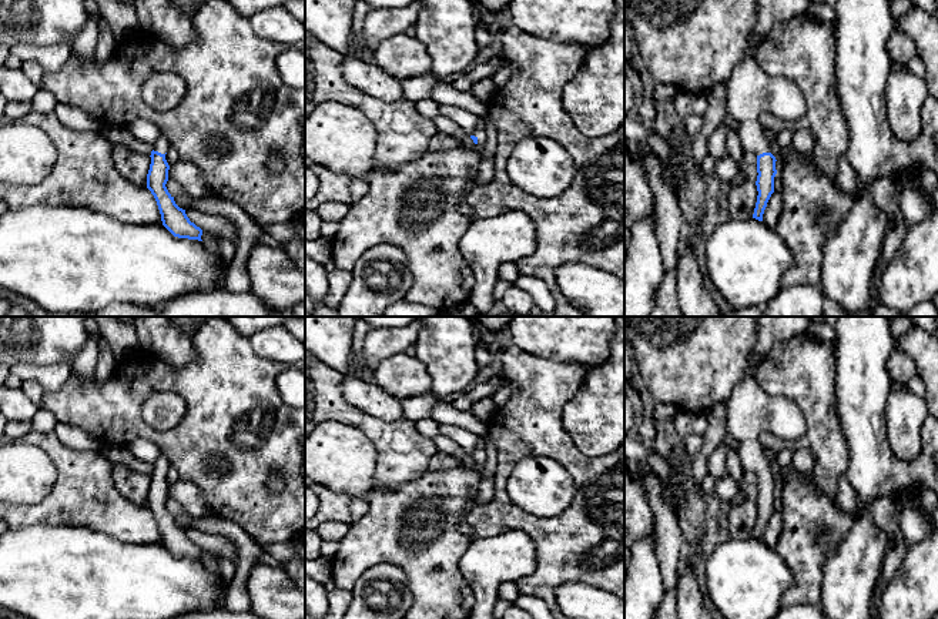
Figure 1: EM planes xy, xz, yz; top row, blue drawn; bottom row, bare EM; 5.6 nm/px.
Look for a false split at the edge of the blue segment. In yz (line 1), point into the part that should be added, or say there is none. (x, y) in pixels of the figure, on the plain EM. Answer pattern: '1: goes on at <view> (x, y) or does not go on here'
1: goes on at yz (749, 410)

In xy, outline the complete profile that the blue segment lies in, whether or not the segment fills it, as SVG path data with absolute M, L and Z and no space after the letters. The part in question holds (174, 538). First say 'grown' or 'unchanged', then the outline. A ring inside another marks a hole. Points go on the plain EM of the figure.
grown | M160 454L153 465L151 484L147 493L147 508L154 515L163 545L178 558L201 559L202 549L197 546L185 533L185 529L180 528L174 516L168 512L165 503L168 501L170 485L165 479L165 472L171 466L164 454Z

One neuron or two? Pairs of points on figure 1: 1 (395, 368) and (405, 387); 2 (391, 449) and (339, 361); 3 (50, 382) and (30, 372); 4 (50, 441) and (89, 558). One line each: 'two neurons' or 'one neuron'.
1: one neuron
2: two neurons
3: one neuron
4: two neurons

